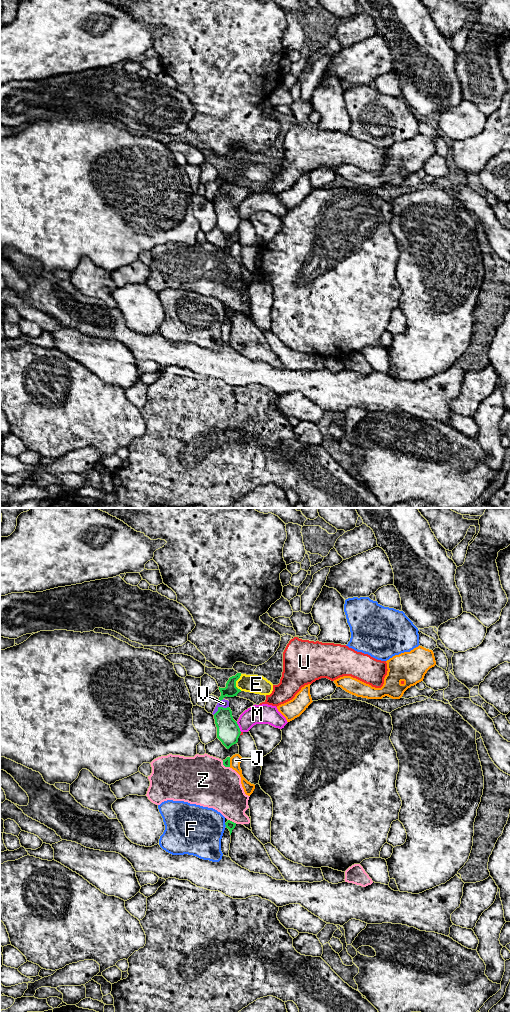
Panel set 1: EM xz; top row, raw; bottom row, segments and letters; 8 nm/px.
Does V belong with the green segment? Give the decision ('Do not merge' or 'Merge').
Do not merge

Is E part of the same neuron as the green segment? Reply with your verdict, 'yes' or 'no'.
no

